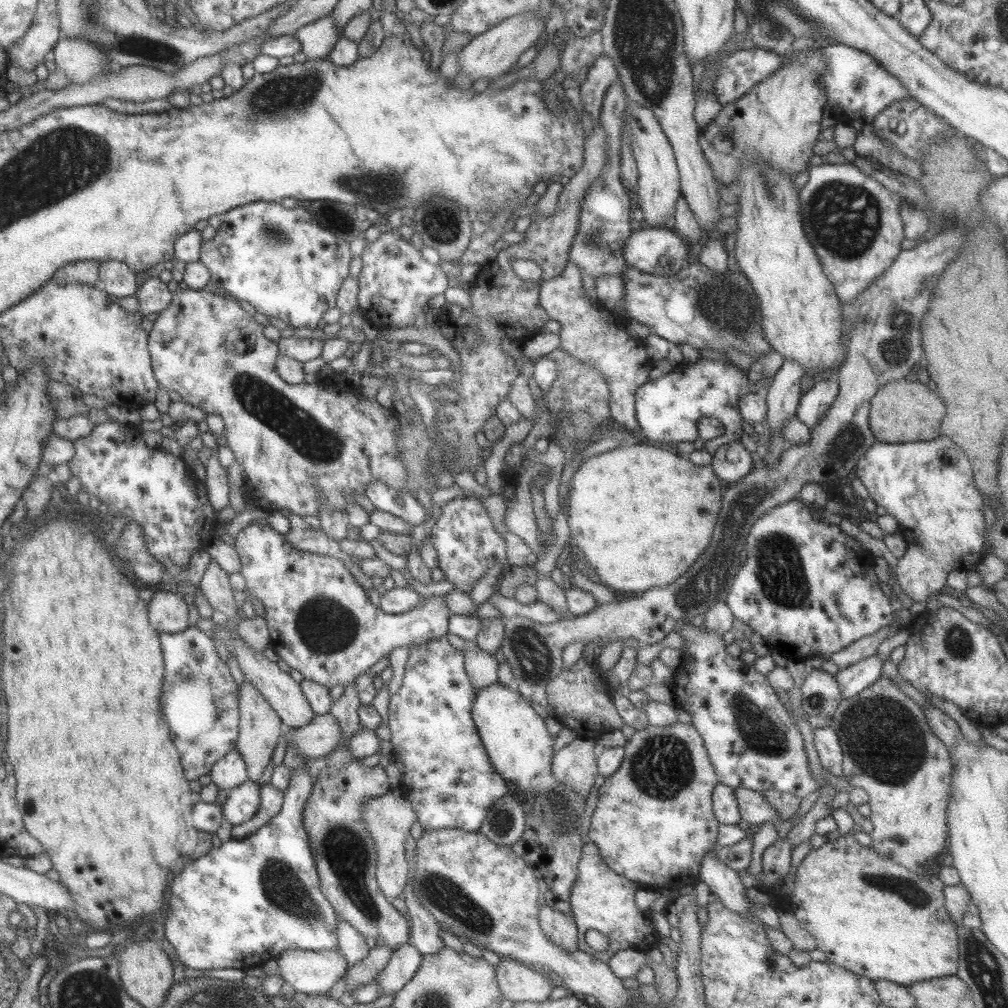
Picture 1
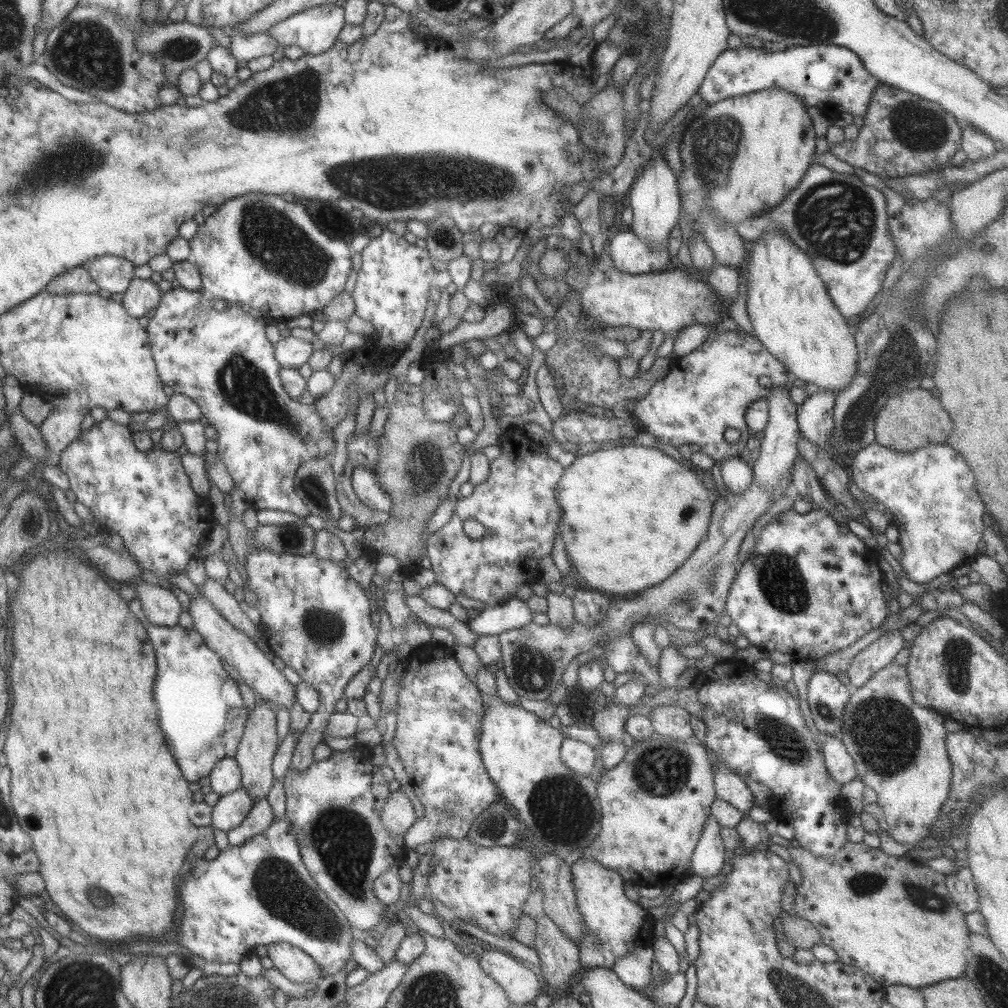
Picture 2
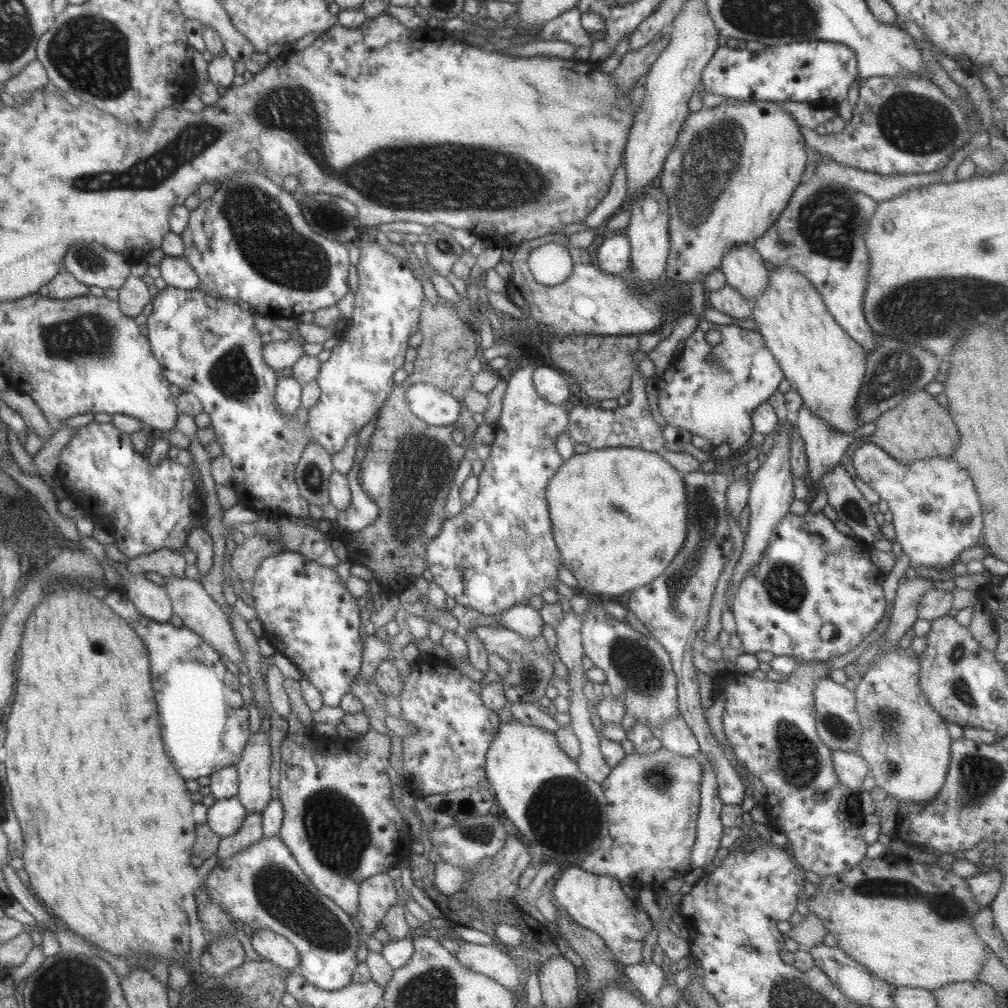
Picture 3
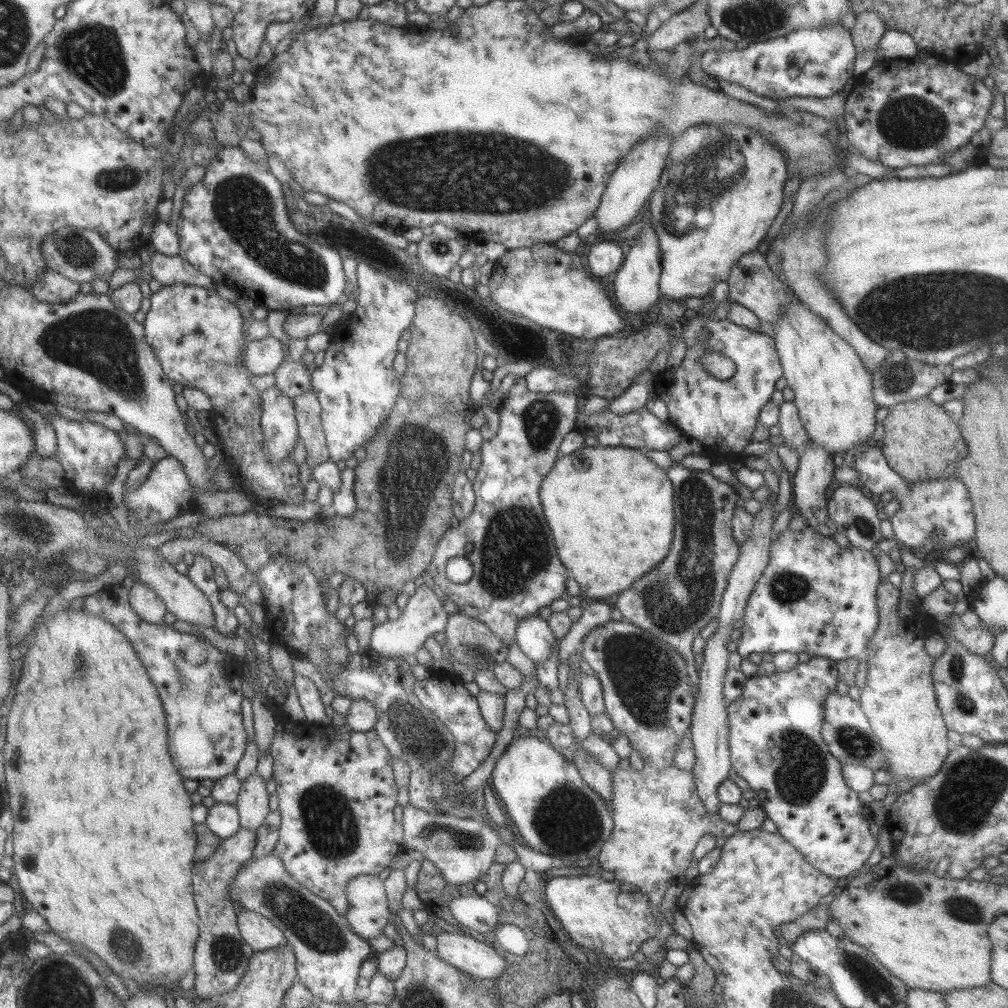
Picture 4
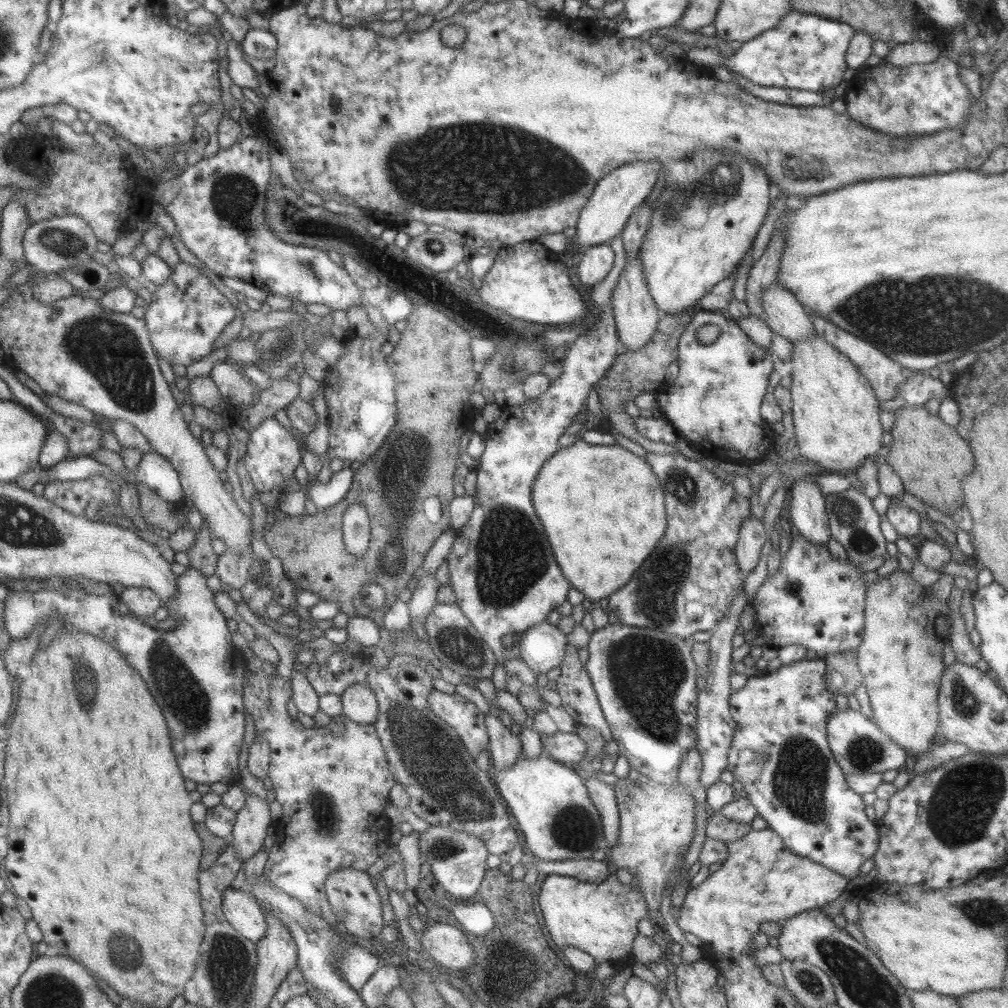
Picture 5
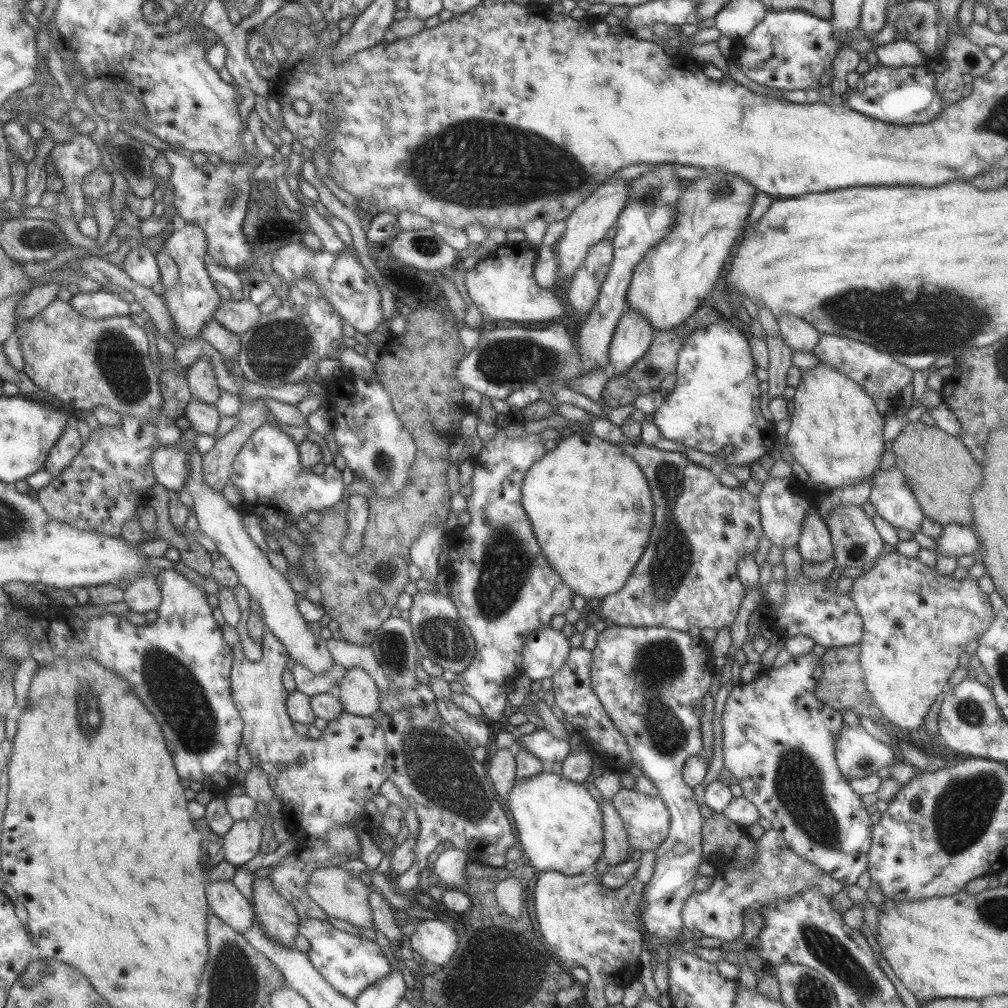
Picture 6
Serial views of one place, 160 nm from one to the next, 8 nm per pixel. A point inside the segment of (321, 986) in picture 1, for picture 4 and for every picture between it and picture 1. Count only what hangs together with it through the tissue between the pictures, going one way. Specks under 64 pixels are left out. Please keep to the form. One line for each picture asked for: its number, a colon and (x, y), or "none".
2: (293, 963)
3: (269, 945)
4: (259, 933)

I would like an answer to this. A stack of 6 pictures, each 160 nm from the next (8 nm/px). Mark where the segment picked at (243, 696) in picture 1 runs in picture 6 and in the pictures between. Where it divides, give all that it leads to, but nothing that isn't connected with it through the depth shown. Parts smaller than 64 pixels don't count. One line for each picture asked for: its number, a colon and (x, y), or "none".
2: (258, 743)
3: (253, 791)
4: (251, 803)
5: (252, 829)
6: (240, 843)

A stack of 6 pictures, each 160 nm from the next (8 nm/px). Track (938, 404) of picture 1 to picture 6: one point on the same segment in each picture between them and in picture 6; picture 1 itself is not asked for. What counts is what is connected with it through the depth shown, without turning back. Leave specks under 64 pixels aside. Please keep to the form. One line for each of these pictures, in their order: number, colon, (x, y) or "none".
2: (912, 419)
3: (918, 427)
4: (920, 442)
5: (931, 458)
6: (940, 471)

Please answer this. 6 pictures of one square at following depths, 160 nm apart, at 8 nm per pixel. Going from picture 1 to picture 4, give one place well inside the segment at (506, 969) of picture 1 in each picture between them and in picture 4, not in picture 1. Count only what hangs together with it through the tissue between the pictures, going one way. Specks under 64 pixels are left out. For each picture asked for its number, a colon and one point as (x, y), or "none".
2: (520, 985)
3: (486, 960)
4: (467, 955)

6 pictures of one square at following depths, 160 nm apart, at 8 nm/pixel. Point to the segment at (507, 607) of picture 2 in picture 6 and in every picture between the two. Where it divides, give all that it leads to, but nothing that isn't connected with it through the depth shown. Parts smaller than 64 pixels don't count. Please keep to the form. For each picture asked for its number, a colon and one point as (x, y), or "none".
3: (522, 619)
4: (534, 638)
5: (542, 647)
6: (544, 652)

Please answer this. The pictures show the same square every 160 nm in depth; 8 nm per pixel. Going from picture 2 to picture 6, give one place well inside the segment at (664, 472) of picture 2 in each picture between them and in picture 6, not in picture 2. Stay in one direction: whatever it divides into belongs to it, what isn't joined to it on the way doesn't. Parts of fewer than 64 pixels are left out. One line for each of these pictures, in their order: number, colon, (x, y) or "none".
3: (617, 514)
4: (610, 509)
5: (602, 508)
6: (589, 504)

